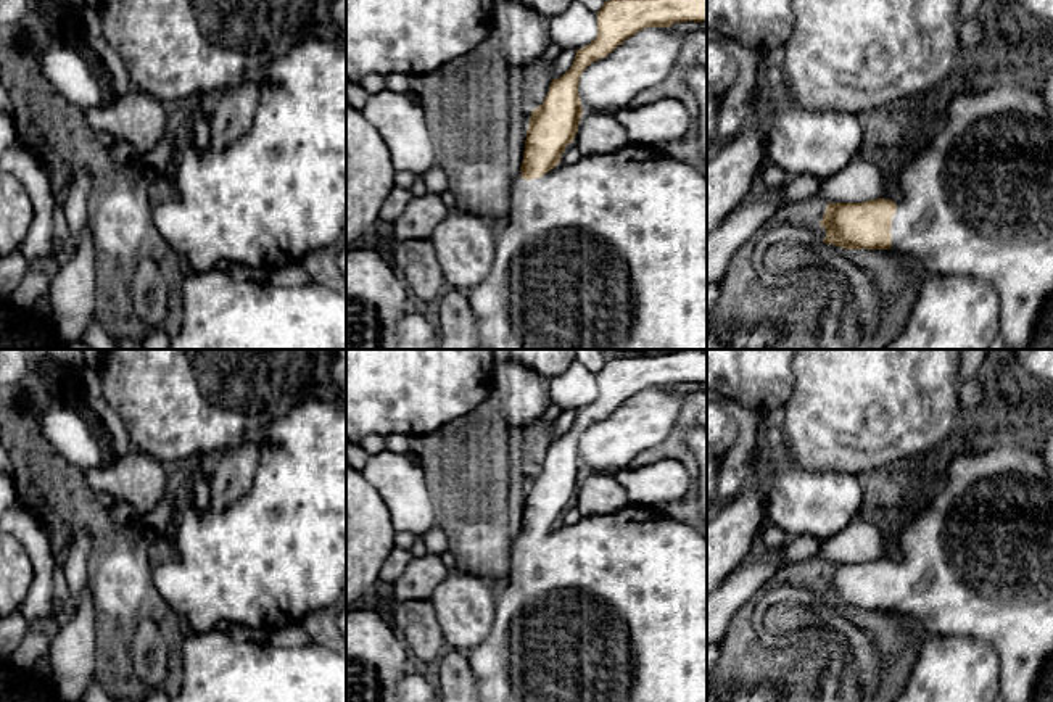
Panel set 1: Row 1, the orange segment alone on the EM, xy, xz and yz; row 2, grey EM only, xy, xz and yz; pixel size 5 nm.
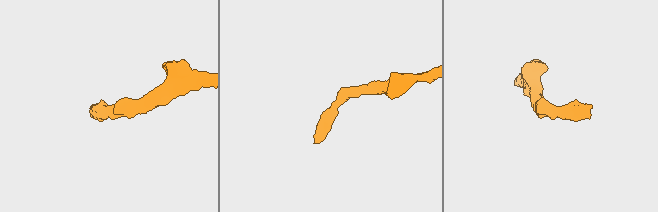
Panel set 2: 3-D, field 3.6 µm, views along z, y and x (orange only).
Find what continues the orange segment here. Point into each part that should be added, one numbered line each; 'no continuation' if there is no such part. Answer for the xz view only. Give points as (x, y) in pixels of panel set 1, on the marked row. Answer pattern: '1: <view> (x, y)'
1: xz (609, 253)

